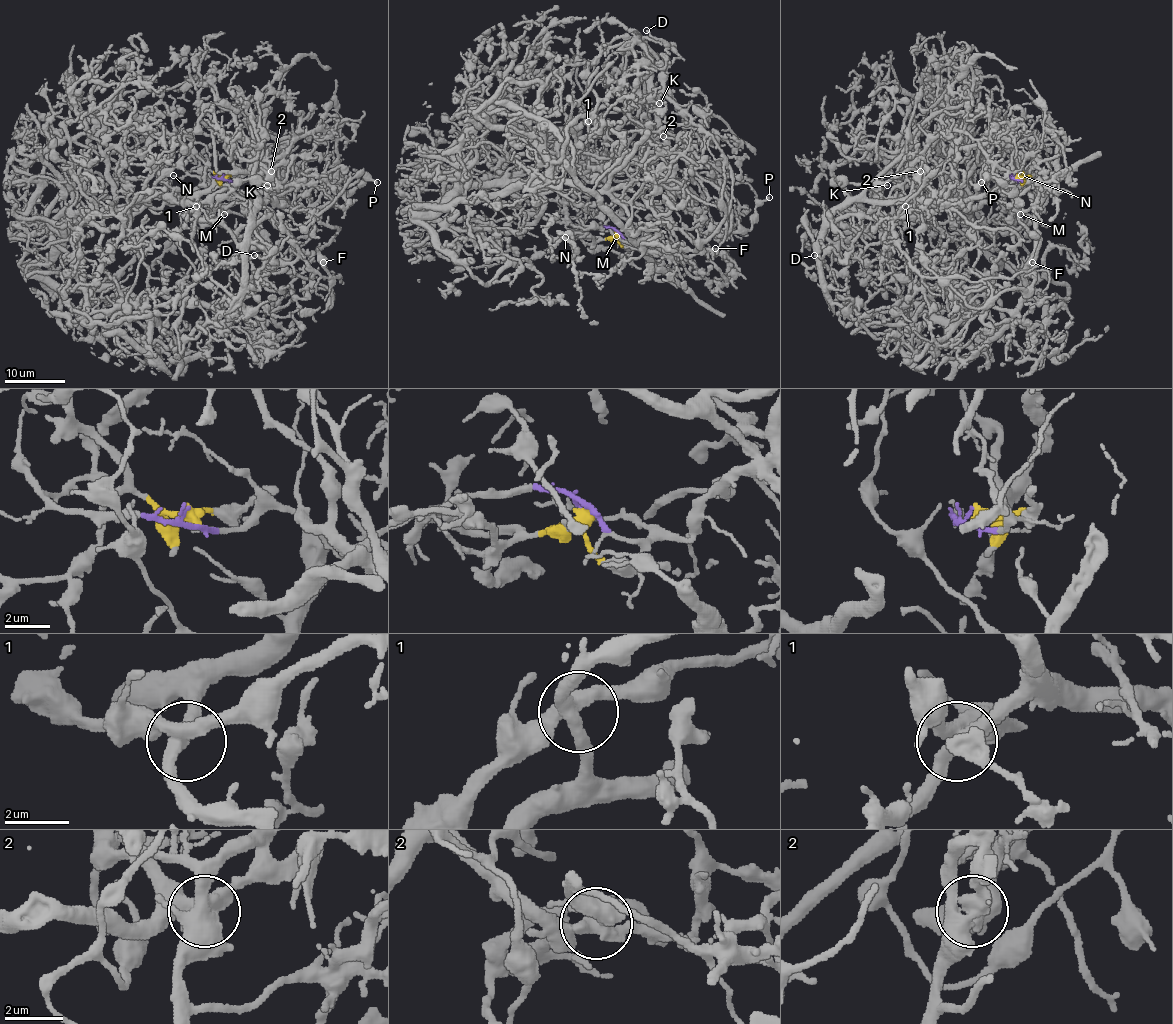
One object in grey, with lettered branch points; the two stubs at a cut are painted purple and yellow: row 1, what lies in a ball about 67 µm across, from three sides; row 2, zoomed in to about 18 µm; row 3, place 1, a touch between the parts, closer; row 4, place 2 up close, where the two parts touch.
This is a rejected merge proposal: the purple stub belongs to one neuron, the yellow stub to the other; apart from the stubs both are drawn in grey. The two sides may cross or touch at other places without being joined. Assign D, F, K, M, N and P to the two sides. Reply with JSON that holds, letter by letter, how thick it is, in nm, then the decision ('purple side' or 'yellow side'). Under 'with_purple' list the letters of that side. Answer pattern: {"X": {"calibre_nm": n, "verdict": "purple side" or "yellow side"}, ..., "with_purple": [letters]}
{"D": {"calibre_nm": 150, "verdict": "yellow side"}, "F": {"calibre_nm": 200, "verdict": "purple side"}, "K": {"calibre_nm": 200, "verdict": "yellow side"}, "M": {"calibre_nm": 460, "verdict": "purple side"}, "N": {"calibre_nm": 90, "verdict": "purple side"}, "P": {"calibre_nm": 200, "verdict": "purple side"}, "with_purple": ["F", "M", "N", "P"]}

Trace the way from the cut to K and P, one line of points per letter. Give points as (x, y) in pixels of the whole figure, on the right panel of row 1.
K: (1017, 175), (1022, 154), (992, 138), (966, 180), (977, 196), (926, 196), (903, 171), (920, 157), (887, 184)
P: (1016, 175), (1025, 180), (1007, 184), (1052, 187), (1032, 261), (1040, 238), (1019, 217), (1016, 189), (981, 183)

